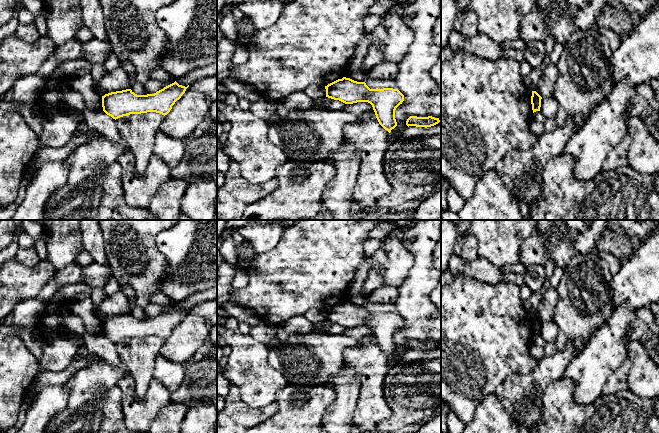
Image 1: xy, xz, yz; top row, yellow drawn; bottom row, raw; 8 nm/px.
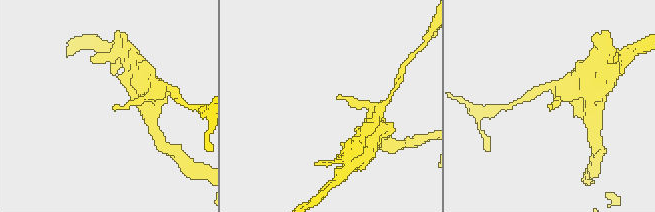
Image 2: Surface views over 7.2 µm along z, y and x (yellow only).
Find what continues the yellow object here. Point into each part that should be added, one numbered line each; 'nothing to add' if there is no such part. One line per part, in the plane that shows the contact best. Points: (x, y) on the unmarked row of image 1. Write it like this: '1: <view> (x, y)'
nothing to add

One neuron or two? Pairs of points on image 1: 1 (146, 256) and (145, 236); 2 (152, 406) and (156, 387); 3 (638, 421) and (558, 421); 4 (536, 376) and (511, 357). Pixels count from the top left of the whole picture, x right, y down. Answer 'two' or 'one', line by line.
1: one
2: one
3: one
4: two

